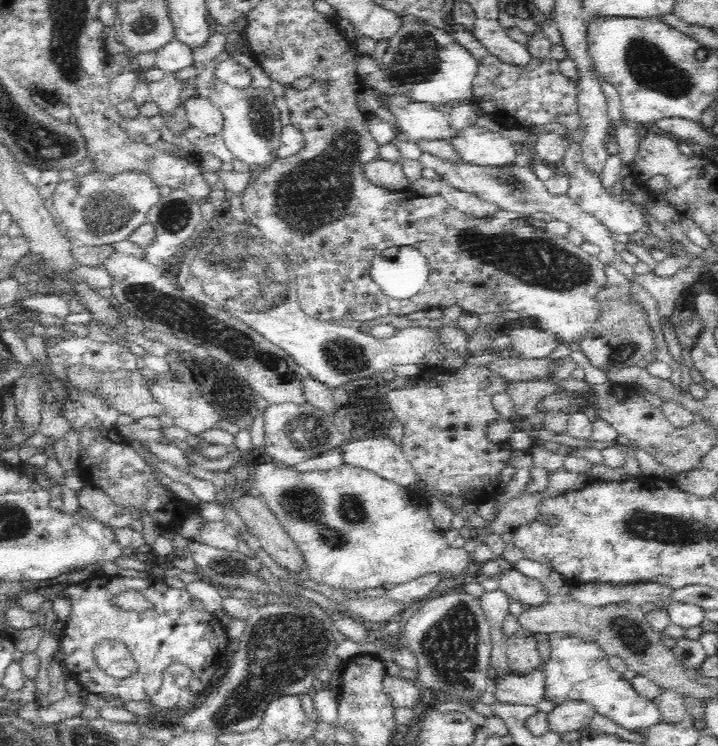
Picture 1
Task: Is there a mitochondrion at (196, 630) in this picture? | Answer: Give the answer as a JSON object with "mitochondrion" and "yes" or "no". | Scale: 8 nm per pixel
{"mitochondrion":"no"}

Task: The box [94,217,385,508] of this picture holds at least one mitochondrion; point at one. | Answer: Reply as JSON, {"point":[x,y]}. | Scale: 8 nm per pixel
{"point":[234,278]}

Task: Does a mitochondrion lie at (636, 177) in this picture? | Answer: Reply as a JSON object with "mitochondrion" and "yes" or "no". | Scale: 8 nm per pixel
{"mitochondrion":"no"}

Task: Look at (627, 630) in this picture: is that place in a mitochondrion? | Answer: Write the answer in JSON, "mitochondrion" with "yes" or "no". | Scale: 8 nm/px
{"mitochondrion":"yes"}

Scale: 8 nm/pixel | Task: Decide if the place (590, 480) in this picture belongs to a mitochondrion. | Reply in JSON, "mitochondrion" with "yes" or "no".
{"mitochondrion":"no"}

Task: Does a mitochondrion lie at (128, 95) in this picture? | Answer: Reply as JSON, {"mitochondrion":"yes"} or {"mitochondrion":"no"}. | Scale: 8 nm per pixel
{"mitochondrion":"no"}

